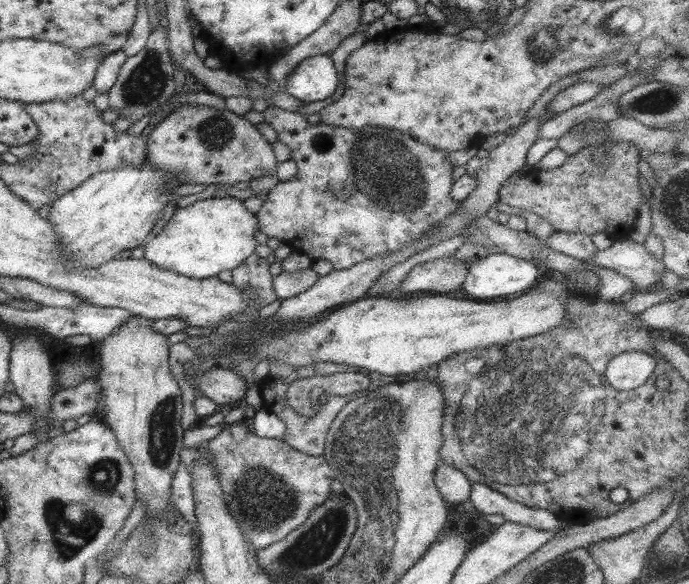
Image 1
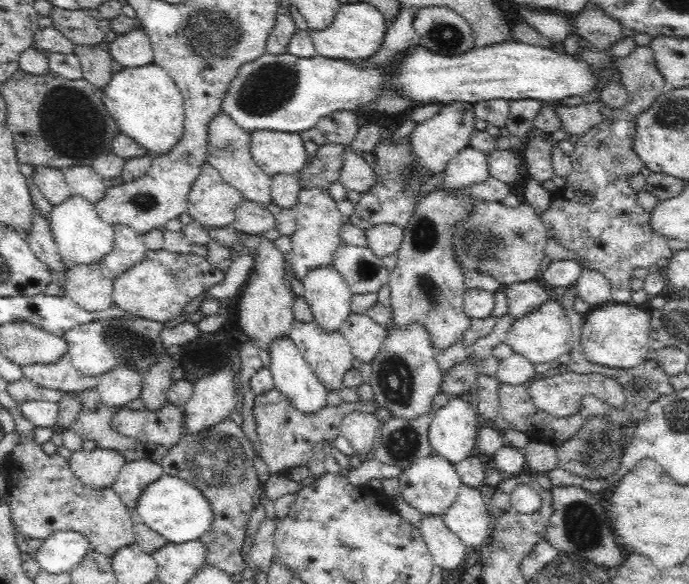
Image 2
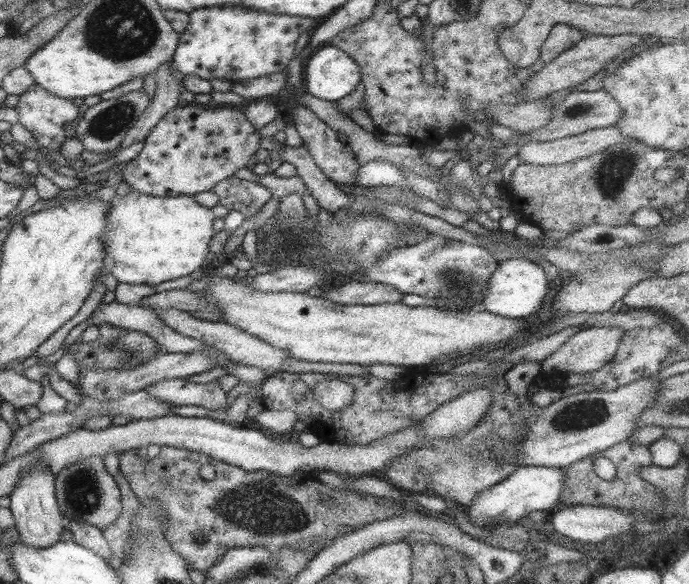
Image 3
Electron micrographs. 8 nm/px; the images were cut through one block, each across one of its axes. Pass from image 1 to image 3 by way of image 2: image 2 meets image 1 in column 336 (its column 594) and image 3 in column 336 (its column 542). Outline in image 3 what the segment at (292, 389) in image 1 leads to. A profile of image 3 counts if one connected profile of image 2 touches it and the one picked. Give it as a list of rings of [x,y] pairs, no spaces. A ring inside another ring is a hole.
[[[343,377],[336,380],[320,382],[314,392],[314,401],[333,412],[344,410],[354,401],[354,386],[348,384]]]

